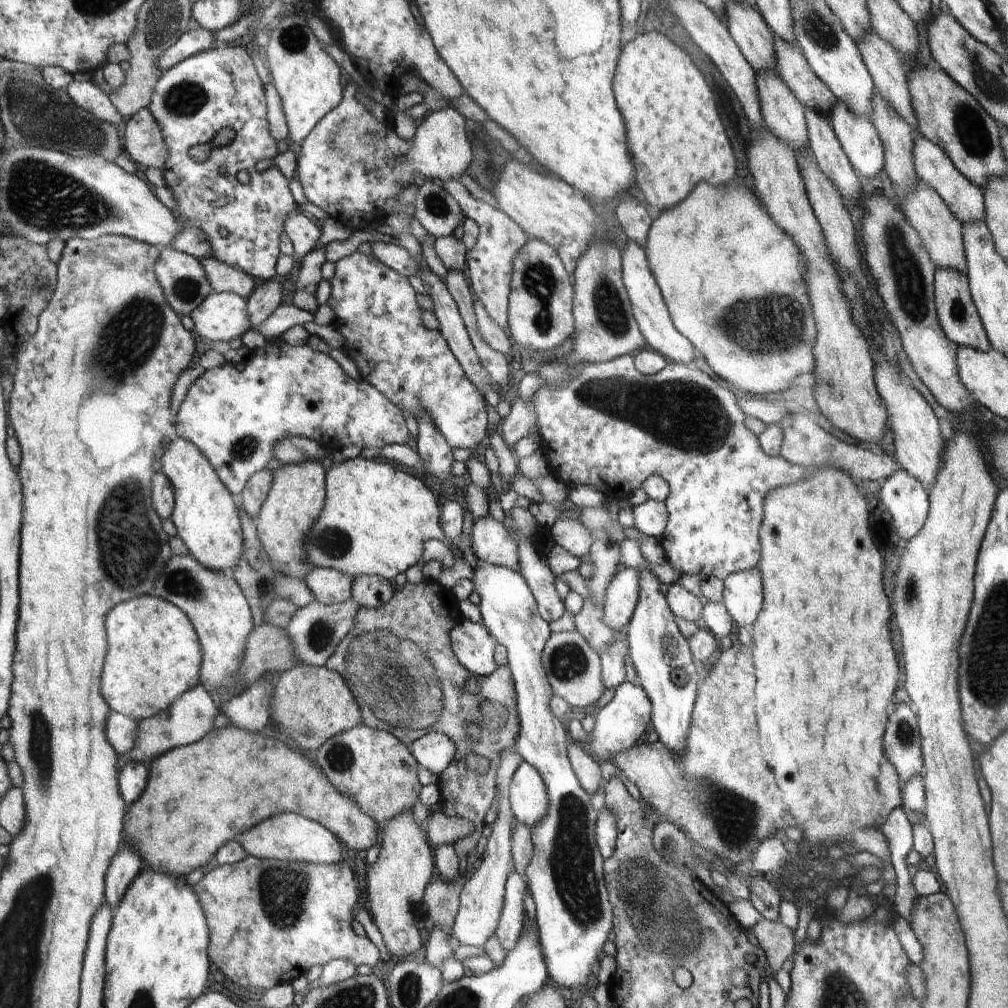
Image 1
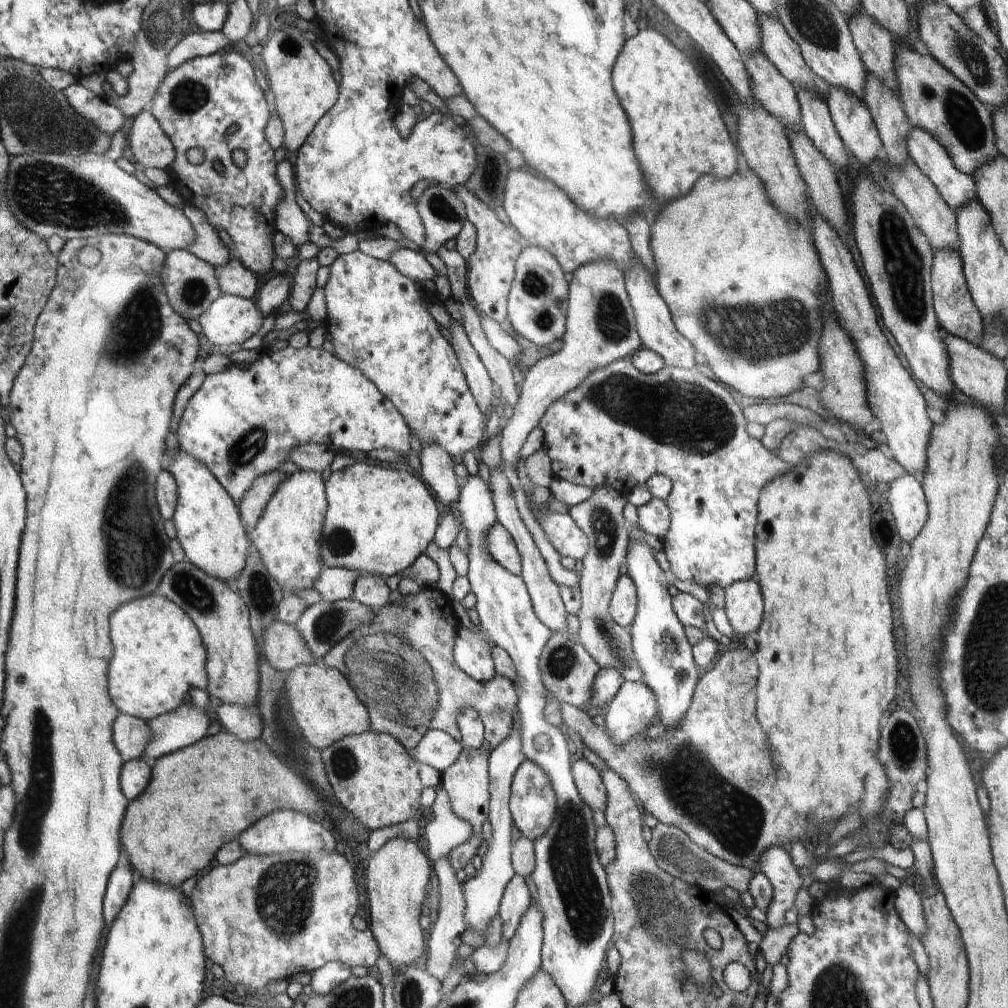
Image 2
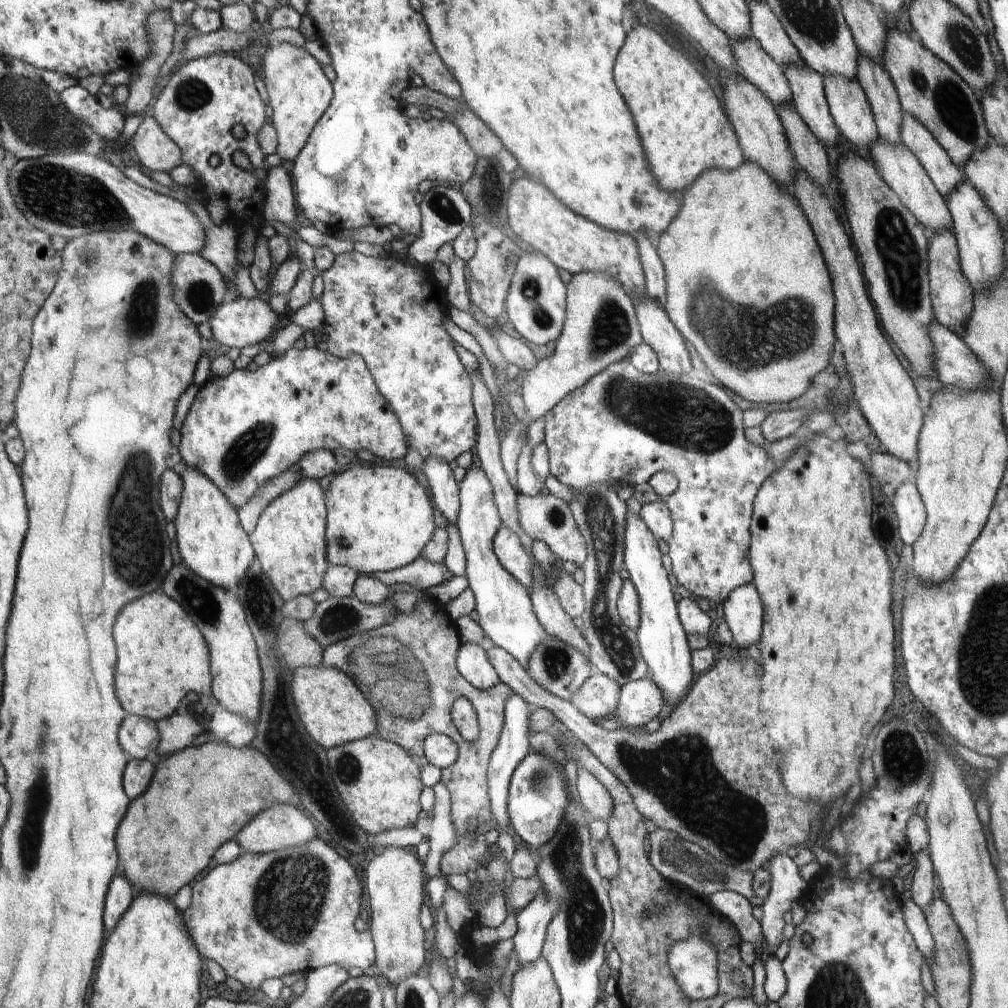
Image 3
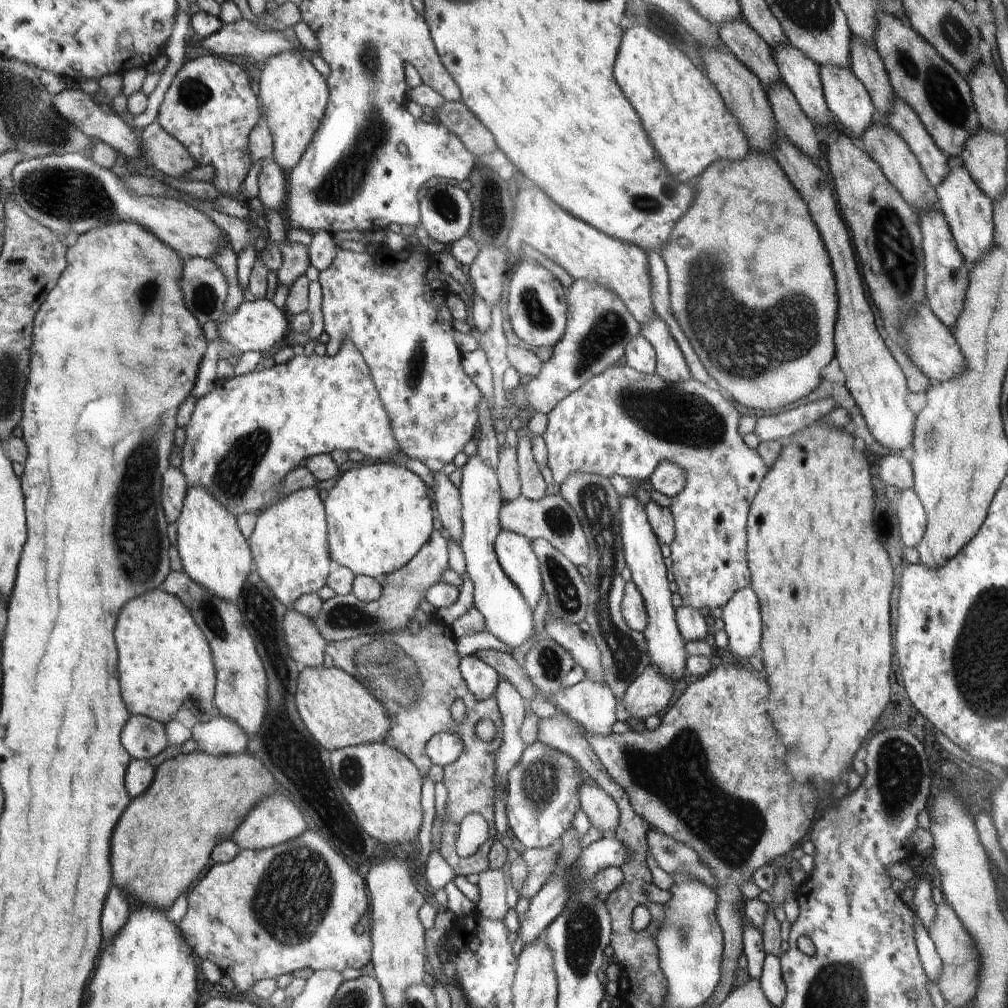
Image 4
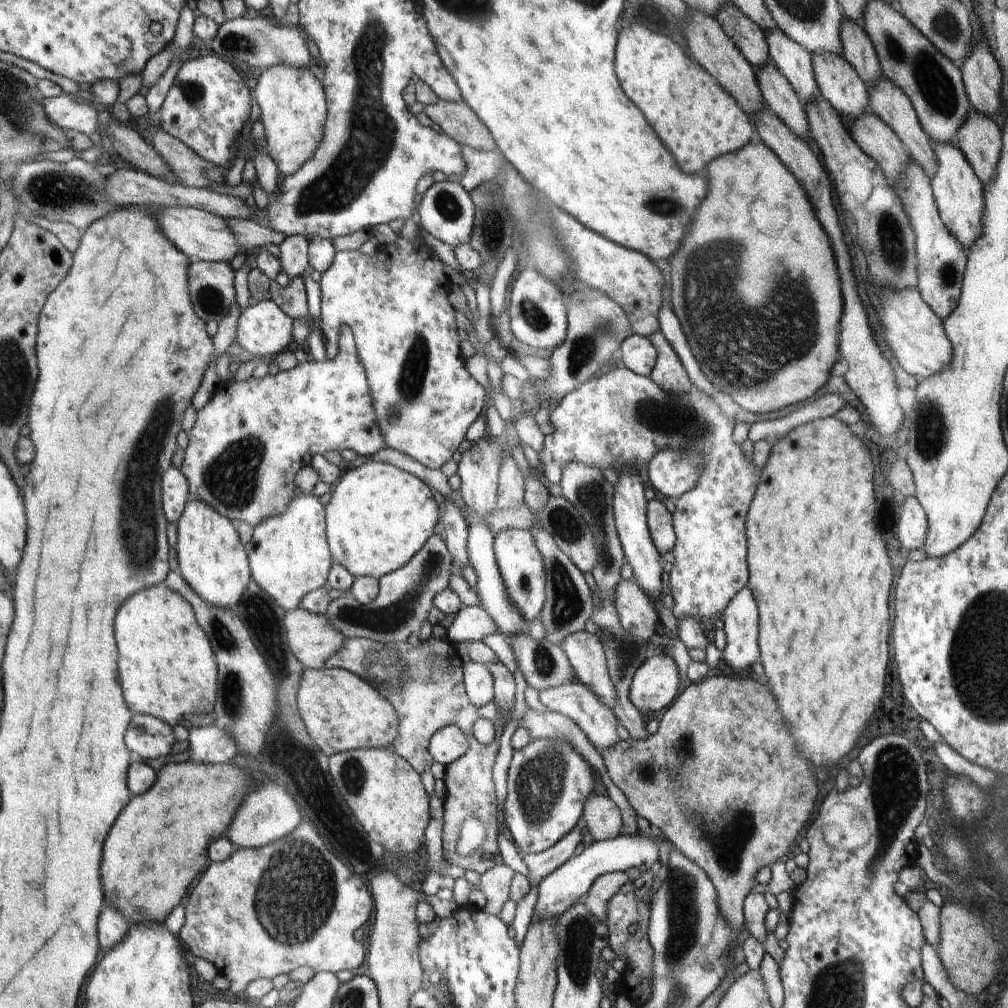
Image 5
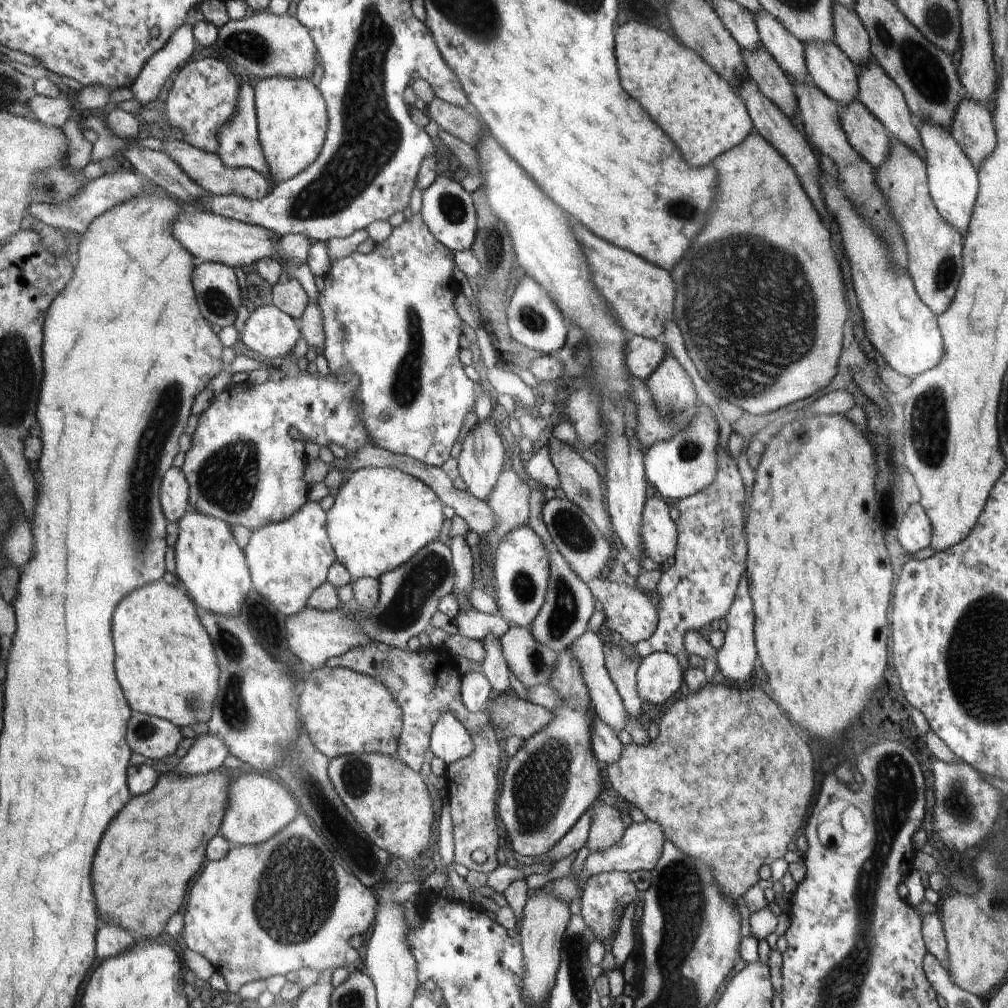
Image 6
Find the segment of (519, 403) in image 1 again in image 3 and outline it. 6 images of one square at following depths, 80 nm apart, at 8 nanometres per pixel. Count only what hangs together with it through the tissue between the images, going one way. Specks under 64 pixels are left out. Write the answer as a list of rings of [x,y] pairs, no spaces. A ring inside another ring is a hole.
[[[578,272],[572,276],[569,283],[569,306],[566,308],[566,323],[561,338],[554,348],[554,354],[544,360],[537,362],[536,368],[530,370],[528,375],[524,377],[522,382],[522,395],[524,410],[526,410],[526,420],[517,420],[508,430],[502,430],[500,433],[500,455],[502,467],[512,487],[516,487],[517,461],[524,446],[524,424],[528,423],[526,430],[530,424],[538,418],[544,418],[567,395],[574,393],[578,388],[589,383],[594,376],[605,371],[613,363],[628,358],[634,348],[640,346],[644,341],[641,337],[641,328],[638,324],[636,310],[633,308],[633,301],[626,294],[626,290],[622,288],[622,284],[618,284],[618,280],[614,280],[614,276],[606,274],[606,272]]]

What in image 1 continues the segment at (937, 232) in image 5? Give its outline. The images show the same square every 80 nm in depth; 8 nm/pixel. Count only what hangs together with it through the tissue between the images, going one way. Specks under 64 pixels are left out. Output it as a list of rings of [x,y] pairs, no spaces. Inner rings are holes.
[[[948,267],[936,270],[936,307],[941,327],[954,344],[970,345],[979,351],[987,351],[992,346],[984,321],[978,316],[977,307],[973,304],[973,295],[969,291],[969,278],[966,273]]]

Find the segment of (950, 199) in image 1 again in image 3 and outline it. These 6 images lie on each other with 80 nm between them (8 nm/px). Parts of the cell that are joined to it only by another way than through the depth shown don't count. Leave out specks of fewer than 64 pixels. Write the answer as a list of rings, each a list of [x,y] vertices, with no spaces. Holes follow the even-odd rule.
[[[903,112],[904,120],[900,126],[900,140],[917,156],[925,171],[929,173],[933,184],[943,197],[949,195],[965,178],[962,168],[956,166],[932,133],[912,118],[912,114]]]

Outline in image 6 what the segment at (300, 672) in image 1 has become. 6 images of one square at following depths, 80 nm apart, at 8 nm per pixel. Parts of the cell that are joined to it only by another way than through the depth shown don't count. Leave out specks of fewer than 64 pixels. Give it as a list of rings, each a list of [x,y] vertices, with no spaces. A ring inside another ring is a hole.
[[[342,667],[307,670],[300,696],[300,719],[314,749],[329,759],[354,753],[397,757],[402,726],[401,706],[386,685],[371,675]]]

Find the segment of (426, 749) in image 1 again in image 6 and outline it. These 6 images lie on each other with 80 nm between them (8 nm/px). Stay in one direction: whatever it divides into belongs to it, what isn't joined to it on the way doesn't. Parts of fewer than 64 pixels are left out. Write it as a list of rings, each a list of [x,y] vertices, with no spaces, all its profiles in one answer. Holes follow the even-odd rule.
[[[446,711],[433,728],[429,744],[432,754],[449,765],[469,757],[474,747],[472,737],[464,725],[452,711]]]

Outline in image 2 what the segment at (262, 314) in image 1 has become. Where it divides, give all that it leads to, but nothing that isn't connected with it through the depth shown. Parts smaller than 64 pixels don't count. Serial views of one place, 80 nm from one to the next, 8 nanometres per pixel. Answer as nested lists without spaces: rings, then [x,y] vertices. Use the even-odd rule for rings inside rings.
[[[285,271],[274,275],[266,282],[260,283],[260,294],[258,294],[257,307],[261,309],[264,316],[272,314],[282,306],[291,293],[292,279],[290,274]]]

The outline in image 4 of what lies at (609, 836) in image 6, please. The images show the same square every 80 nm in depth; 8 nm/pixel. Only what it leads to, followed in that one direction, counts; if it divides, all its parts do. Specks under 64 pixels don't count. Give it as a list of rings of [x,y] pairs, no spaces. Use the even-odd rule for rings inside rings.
[[[579,783],[580,807],[588,817],[590,824],[604,830],[606,835],[611,835],[618,826],[620,812],[616,802],[608,792],[598,786]]]

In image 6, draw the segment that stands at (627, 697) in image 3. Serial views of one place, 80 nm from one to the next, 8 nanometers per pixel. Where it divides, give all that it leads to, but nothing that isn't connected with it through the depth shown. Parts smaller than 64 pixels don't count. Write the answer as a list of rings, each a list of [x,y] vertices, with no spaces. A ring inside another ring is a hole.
[[[655,652],[644,657],[637,671],[637,692],[643,702],[662,704],[682,684],[683,670],[670,653]]]

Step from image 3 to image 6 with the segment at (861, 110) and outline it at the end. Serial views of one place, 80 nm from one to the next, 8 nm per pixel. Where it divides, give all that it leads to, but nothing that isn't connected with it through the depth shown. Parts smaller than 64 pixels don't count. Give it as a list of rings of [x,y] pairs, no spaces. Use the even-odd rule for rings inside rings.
[[[804,41],[808,76],[840,106],[859,99],[860,84],[856,65],[833,42]]]

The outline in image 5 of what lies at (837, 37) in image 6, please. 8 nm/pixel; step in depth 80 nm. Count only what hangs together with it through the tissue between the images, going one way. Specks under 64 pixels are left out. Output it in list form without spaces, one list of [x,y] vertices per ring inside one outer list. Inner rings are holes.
[[[844,18],[841,24],[841,45],[841,54],[862,76],[868,87],[873,87],[883,74],[872,41],[861,23]]]

